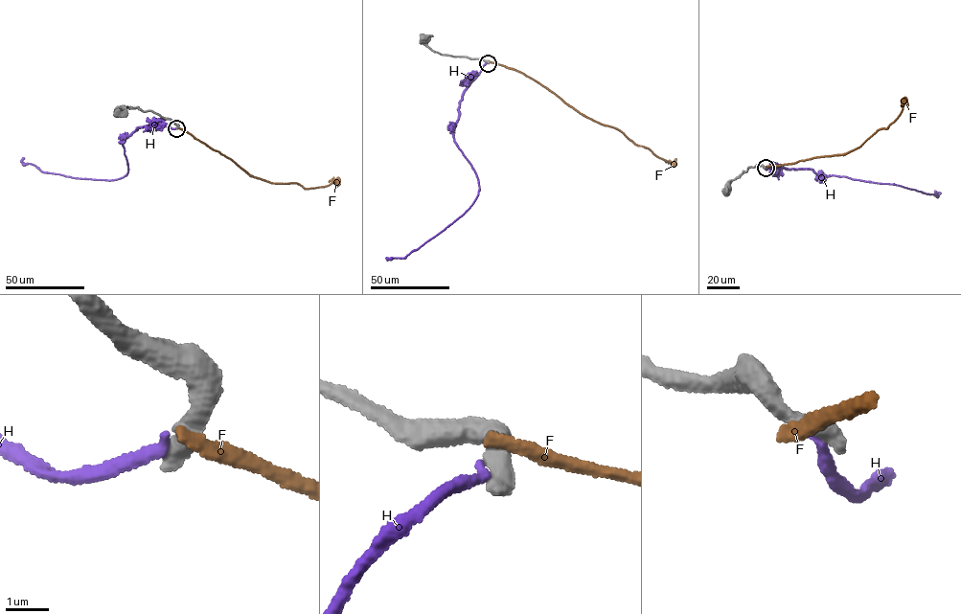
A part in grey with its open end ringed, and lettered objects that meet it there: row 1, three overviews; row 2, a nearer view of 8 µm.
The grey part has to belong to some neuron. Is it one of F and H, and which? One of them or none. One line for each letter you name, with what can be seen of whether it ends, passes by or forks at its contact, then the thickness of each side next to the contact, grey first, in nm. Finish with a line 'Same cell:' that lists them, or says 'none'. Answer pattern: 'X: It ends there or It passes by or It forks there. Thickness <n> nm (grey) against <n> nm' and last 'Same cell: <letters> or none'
Same cell: none

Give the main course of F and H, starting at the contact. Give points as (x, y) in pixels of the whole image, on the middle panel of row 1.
F: (489, 61), (522, 72), (583, 115), (617, 128), (672, 164), (676, 158)
H: (488, 62), (465, 91), (452, 130), (455, 143), (477, 176), (476, 199), (463, 214), (406, 256), (388, 260)

